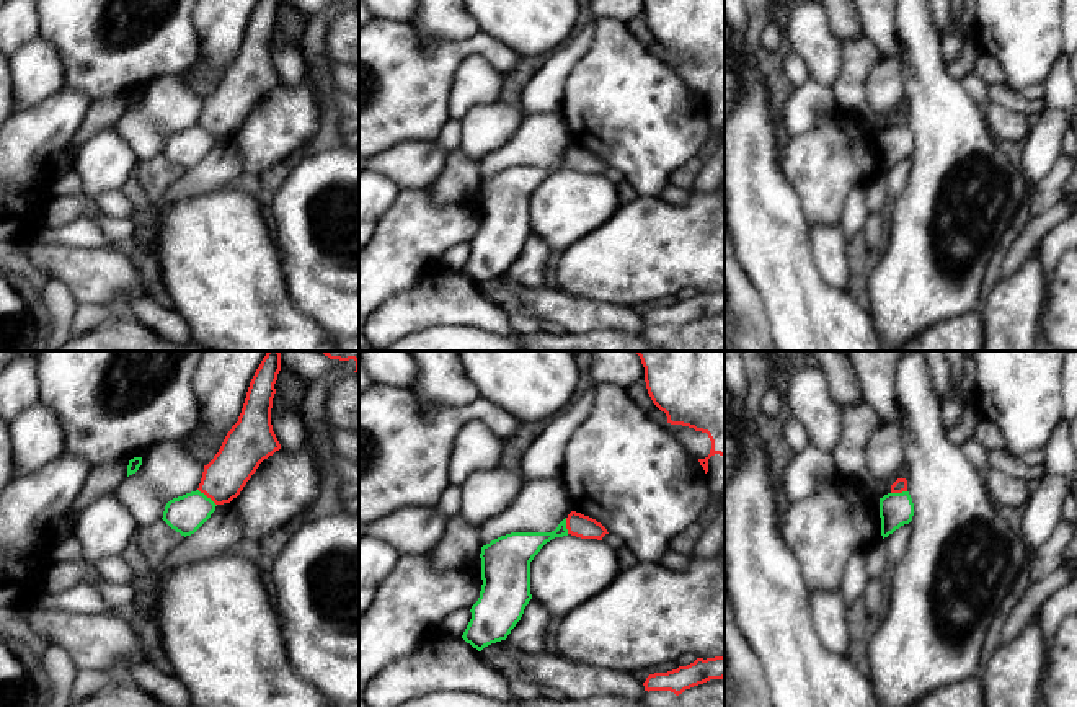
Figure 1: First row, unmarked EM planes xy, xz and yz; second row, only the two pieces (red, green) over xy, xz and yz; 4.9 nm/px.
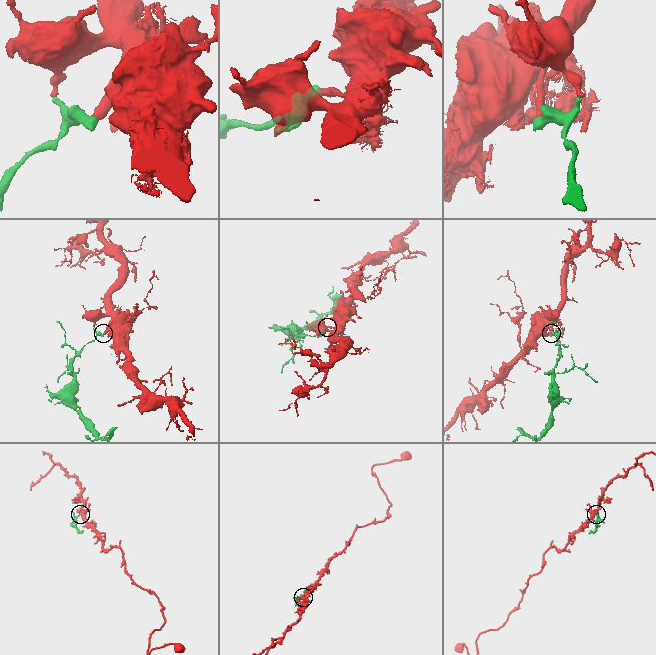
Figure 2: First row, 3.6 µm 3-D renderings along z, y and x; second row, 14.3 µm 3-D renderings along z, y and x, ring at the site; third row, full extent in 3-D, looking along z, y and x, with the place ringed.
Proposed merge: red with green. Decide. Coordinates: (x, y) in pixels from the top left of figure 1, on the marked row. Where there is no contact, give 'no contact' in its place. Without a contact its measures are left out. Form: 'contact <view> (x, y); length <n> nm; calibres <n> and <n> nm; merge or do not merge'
contact xy (208, 497); length 130 nm; calibres 220 and 180 nm; do not merge

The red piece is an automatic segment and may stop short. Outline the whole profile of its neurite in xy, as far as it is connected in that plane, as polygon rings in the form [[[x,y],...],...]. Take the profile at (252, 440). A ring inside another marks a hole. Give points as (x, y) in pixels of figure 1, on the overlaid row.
[[[268,351],[250,382],[238,421],[214,459],[204,465],[197,490],[215,505],[237,498],[259,464],[281,449],[271,425],[279,371],[281,353]]]

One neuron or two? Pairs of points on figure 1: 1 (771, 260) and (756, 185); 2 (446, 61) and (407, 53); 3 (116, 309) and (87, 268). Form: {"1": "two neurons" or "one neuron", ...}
{"1": "one neuron", "2": "one neuron", "3": "one neuron"}

